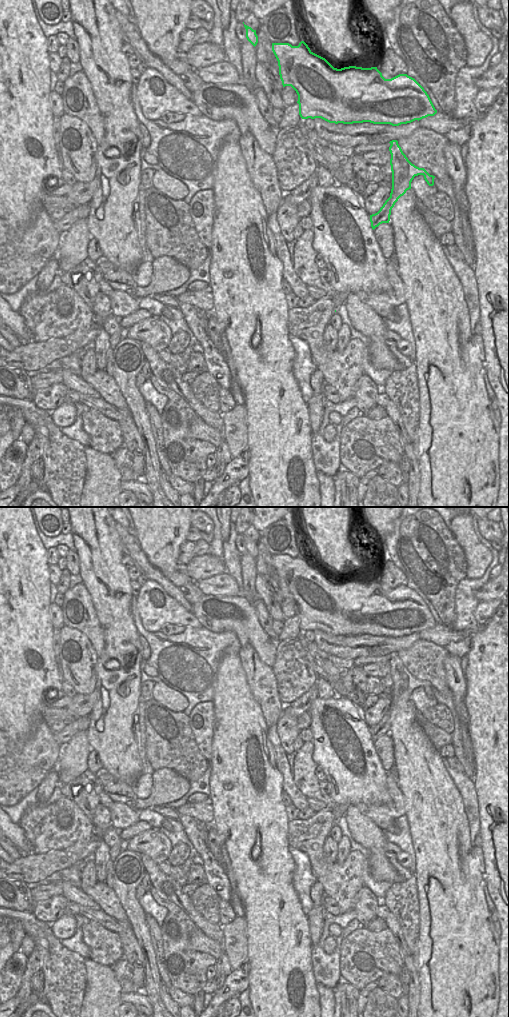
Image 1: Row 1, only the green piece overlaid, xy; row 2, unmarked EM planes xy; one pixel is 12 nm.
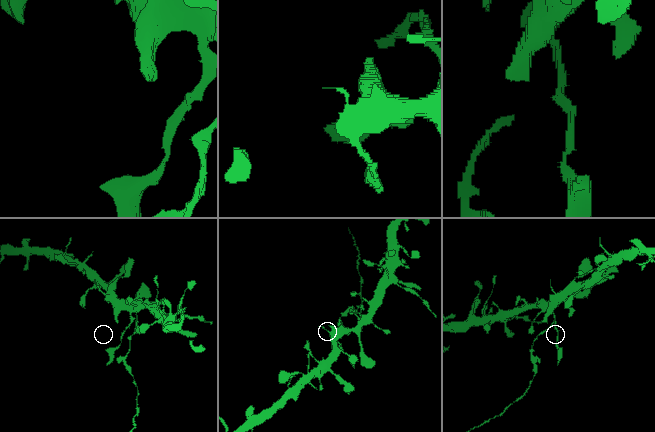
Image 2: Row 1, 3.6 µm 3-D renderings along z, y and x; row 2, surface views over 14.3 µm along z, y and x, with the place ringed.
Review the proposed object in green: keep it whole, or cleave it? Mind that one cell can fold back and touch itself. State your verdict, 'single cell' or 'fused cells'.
fused cells

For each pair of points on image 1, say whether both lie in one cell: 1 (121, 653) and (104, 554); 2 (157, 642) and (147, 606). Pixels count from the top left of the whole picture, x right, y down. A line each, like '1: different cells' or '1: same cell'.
1: same cell
2: different cells

